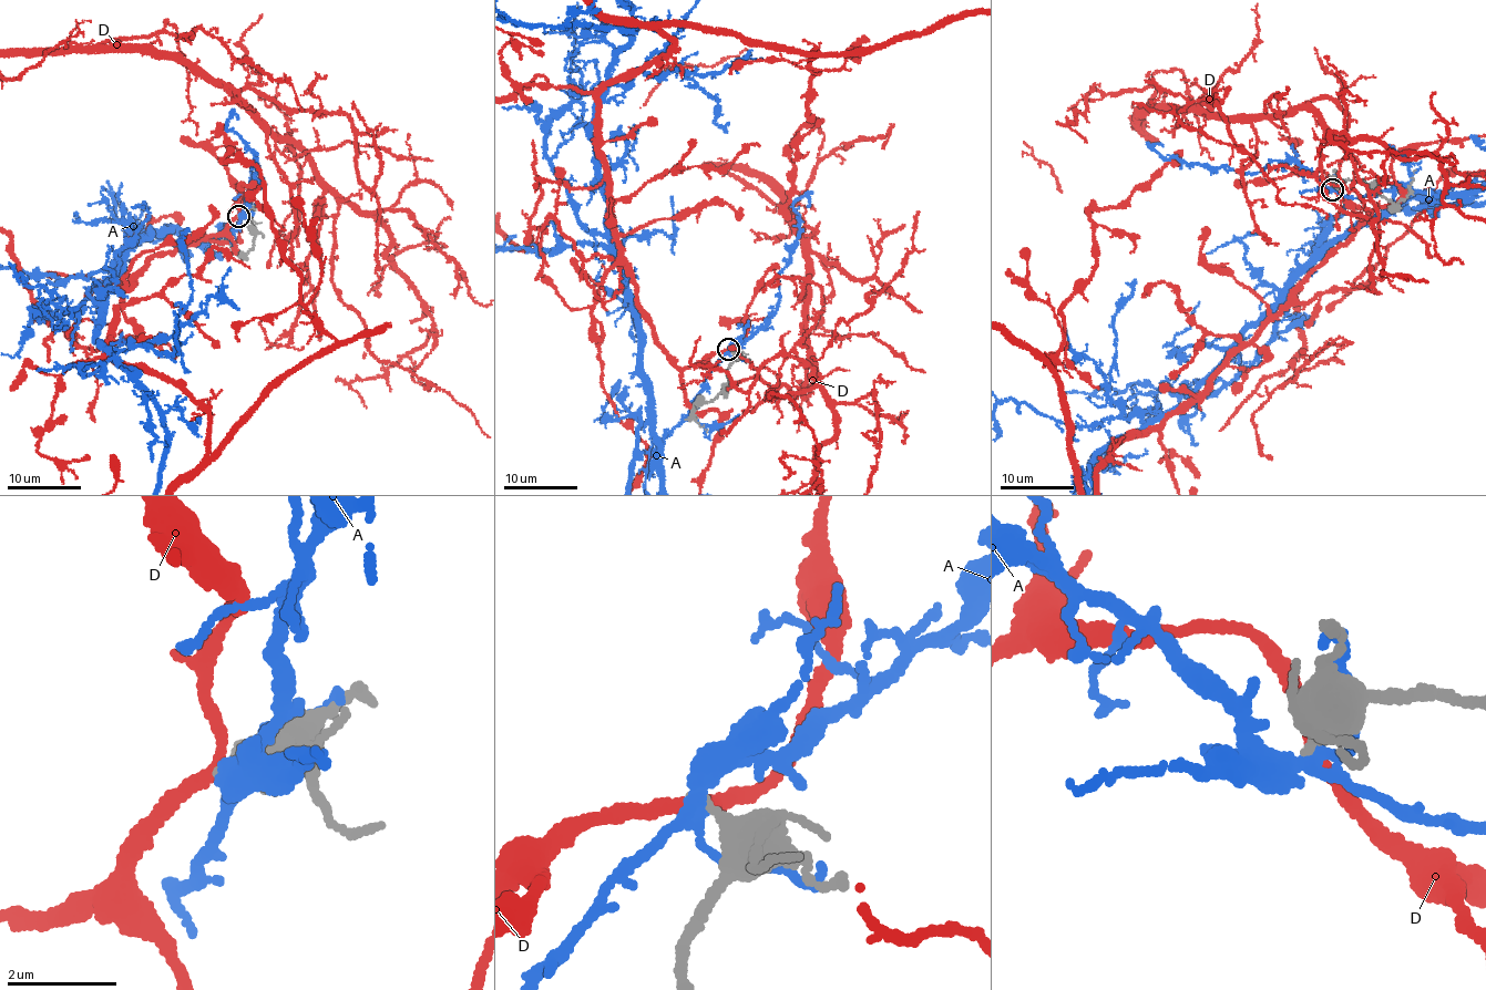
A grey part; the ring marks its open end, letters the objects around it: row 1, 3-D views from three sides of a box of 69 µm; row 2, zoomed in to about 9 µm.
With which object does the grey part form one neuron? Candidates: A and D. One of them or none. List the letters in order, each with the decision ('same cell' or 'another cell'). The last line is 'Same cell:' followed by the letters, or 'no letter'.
A: another cell
D: another cell
Same cell: no letter

